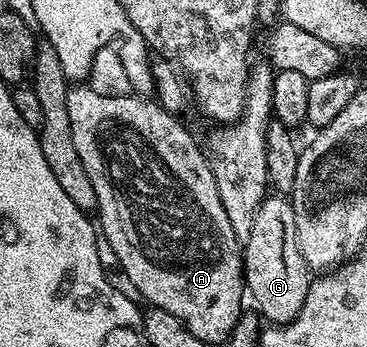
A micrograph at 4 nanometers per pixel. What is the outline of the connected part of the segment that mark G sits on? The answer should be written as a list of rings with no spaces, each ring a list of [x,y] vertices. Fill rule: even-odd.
[[[269,194],[254,218],[248,239],[243,241],[244,282],[247,295],[252,296],[255,311],[269,325],[283,326],[302,310],[310,283],[310,269],[298,250],[294,234],[294,210],[283,195]]]

